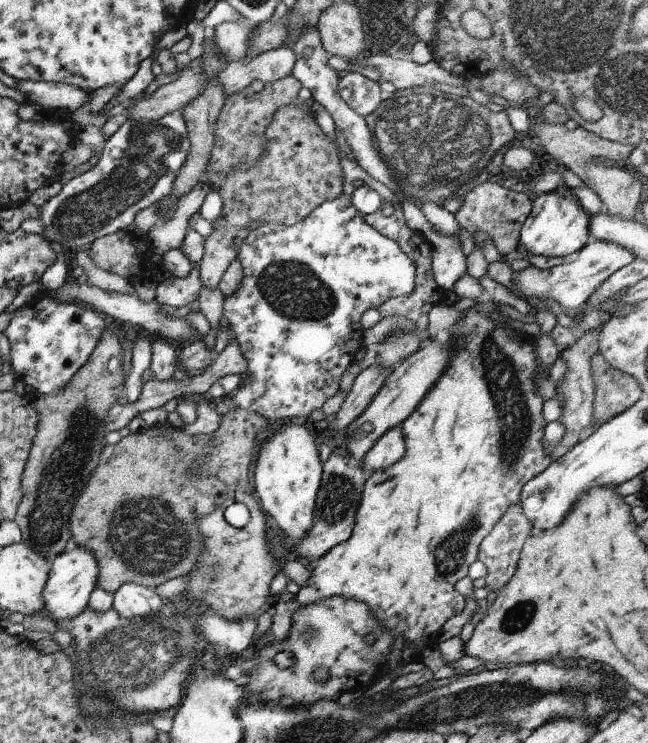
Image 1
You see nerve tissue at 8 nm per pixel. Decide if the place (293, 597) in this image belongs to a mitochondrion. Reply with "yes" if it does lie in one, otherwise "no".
no

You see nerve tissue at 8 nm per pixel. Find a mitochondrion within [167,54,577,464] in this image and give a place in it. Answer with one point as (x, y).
(433, 142)

